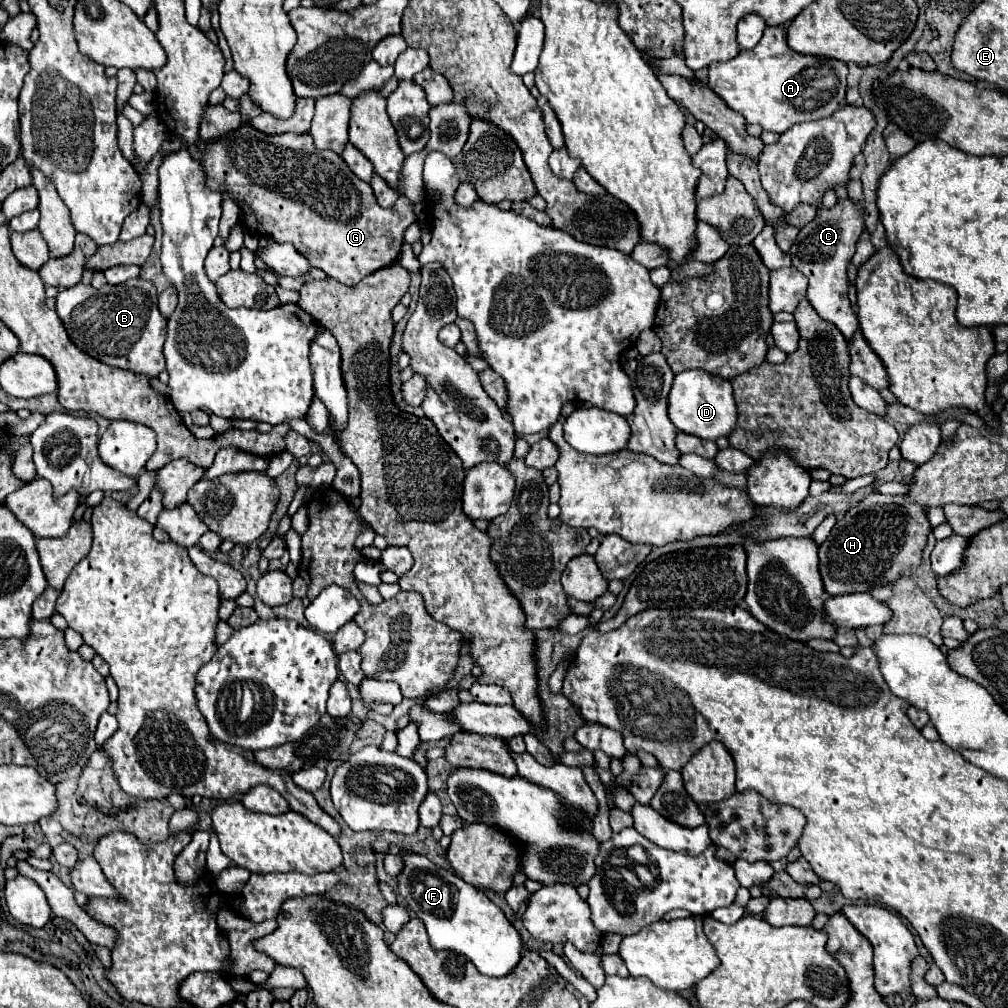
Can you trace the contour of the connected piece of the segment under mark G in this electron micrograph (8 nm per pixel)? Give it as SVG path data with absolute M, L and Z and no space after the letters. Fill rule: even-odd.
M242 125L234 133L204 145L202 153L208 185L212 189L220 189L240 205L242 225L248 231L254 235L268 233L280 243L290 241L312 267L322 269L328 277L344 285L358 285L362 277L392 265L392 259L398 259L400 255L404 229L418 219L416 213L412 215L414 205L406 197L400 197L396 205L382 209L376 203L372 187L366 181L360 181L340 155L316 149L310 135L264 135L250 125Z

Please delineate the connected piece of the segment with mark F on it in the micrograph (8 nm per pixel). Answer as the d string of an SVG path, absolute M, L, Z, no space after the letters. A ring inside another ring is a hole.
M404 855L404 871L398 875L398 891L426 925L434 949L450 949L466 955L480 973L488 977L504 977L522 957L520 933L484 893L466 885L454 873L434 865L424 855Z

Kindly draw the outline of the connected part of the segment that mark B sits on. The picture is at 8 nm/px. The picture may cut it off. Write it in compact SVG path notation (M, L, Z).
M138 277L122 285L104 285L100 289L78 283L58 293L56 313L64 321L74 345L102 363L146 377L158 377L158 373L164 371L162 345L166 339L166 319L158 311L158 295L152 281Z

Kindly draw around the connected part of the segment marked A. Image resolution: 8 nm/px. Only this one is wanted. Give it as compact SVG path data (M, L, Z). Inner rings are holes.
M766 27L762 41L754 49L740 51L726 63L710 63L708 85L728 107L742 113L746 123L758 123L764 131L784 133L796 123L830 117L846 95L848 67L826 57L798 55L786 45L784 27Z

